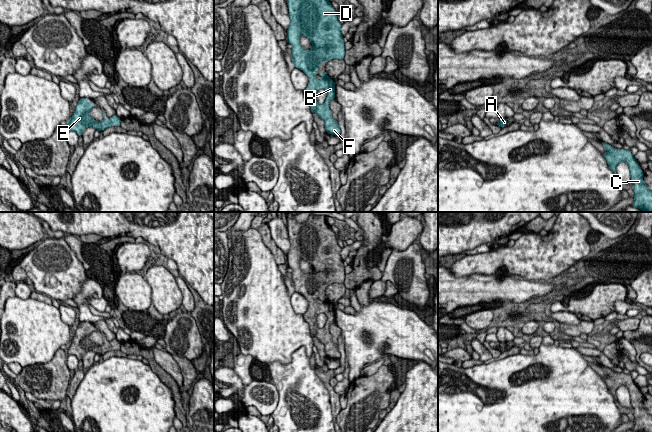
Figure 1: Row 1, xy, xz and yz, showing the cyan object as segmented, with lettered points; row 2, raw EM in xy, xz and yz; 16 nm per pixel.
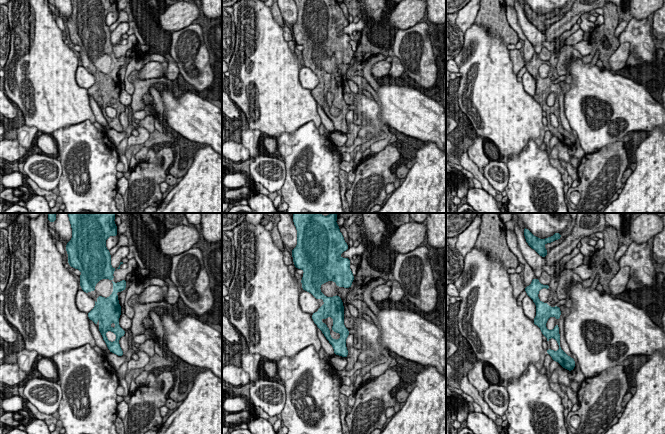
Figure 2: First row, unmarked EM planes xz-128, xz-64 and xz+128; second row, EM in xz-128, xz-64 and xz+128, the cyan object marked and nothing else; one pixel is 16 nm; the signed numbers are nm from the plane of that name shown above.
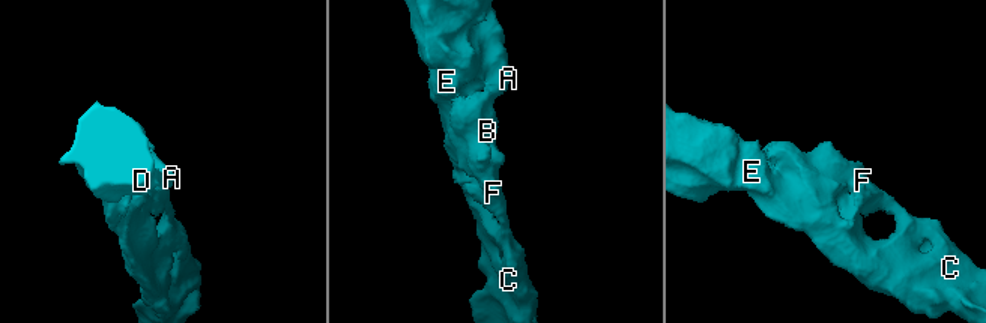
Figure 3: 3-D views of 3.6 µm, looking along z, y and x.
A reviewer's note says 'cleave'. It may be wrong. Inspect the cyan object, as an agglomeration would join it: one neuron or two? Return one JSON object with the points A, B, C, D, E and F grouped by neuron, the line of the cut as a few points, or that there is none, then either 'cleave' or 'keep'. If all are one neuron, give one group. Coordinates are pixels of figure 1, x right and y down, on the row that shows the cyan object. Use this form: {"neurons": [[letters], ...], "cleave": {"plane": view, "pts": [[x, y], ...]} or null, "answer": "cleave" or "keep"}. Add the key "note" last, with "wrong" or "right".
{"neurons": [["A", "B", "C", "D", "E", "F"]], "cleave": null, "answer": "keep", "note": "wrong"}

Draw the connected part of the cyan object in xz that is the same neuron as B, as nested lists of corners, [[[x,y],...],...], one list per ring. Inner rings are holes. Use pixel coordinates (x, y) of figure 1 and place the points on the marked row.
[[[287,0],[289,9],[290,26],[287,30],[287,43],[292,47],[292,61],[295,68],[302,70],[309,78],[308,87],[304,90],[305,97],[309,100],[312,113],[316,113],[324,122],[326,132],[331,135],[340,135],[341,130],[338,123],[332,117],[332,111],[329,104],[335,99],[335,83],[326,71],[323,74],[317,72],[316,69],[323,62],[332,59],[344,59],[345,46],[344,37],[341,34],[341,23],[338,21],[336,11],[330,4],[329,0]],[[300,36],[307,37],[312,43],[311,50],[305,50],[300,44]],[[324,89],[327,92],[327,98],[323,104],[319,104],[313,96],[315,93]]]

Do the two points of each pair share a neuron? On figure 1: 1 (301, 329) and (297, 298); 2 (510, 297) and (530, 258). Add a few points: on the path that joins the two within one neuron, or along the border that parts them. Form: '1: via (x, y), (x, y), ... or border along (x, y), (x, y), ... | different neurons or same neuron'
1: border along (289, 297), (292, 309), (302, 315) | different neurons
2: border along (509, 274), (515, 277), (543, 281) | different neurons

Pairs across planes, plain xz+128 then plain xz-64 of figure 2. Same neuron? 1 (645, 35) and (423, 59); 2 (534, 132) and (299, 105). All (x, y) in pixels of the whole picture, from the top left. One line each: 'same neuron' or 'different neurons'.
1: same neuron
2: same neuron

